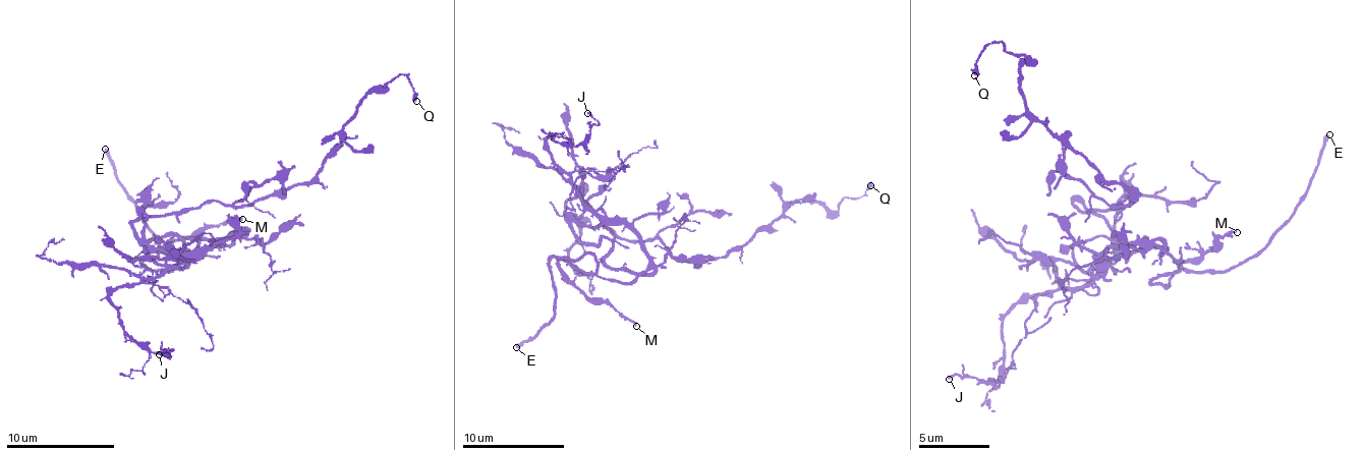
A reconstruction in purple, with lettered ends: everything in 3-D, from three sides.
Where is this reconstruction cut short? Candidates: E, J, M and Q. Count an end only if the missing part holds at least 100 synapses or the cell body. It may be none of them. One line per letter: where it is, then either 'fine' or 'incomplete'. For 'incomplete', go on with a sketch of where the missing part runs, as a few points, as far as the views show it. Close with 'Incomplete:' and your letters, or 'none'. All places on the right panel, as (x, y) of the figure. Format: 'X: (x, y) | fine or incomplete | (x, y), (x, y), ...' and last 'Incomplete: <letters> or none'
E: (1329, 134) | incomplete
J: (949, 379) | fine
M: (1237, 232) | fine
Q: (974, 75) | fine
Incomplete: E

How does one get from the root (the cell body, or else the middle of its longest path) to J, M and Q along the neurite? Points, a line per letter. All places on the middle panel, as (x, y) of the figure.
J: (572, 214), (583, 225), (601, 221), (545, 142), (551, 134), (556, 142), (578, 146), (593, 123), (587, 113)
M: (572, 214), (583, 225), (622, 224), (637, 236), (648, 266), (629, 282), (560, 264), (584, 293), (636, 326)
Q: (572, 214), (566, 203), (580, 195), (618, 236), (712, 260), (790, 204), (835, 212), (870, 185)

